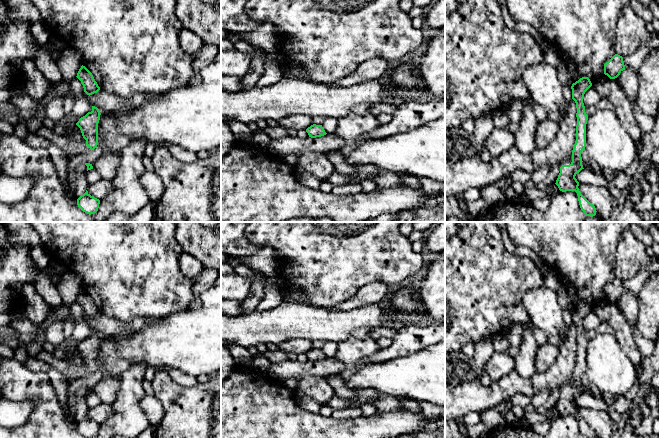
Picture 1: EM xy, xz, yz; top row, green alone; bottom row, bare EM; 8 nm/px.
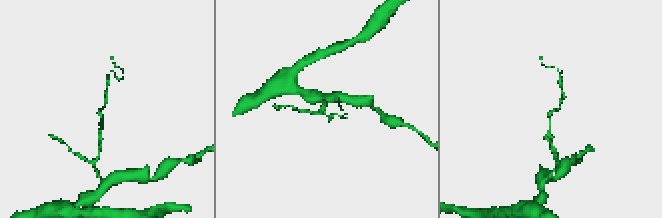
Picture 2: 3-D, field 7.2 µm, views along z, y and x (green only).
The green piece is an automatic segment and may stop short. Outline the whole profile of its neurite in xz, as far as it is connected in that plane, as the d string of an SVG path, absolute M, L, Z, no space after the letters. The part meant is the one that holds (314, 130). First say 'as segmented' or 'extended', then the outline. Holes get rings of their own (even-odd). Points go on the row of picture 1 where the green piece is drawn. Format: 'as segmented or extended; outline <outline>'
as segmented; outline M313 124L310 127L308 127L306 129L306 132L311 138L321 137L327 134L322 125L316 125L316 124Z

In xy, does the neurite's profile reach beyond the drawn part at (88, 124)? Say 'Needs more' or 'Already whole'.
Already whole

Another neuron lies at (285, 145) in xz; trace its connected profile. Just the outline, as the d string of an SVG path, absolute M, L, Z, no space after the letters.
M332 134L316 138L299 138L286 135L278 139L272 139L268 151L273 151L277 157L287 154L298 156L306 152L325 154L328 151L337 151L344 145L344 140Z

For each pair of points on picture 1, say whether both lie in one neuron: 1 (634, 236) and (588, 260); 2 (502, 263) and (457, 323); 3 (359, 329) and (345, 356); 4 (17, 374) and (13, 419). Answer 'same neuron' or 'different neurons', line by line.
1: different neurons
2: same neuron
3: different neurons
4: different neurons

